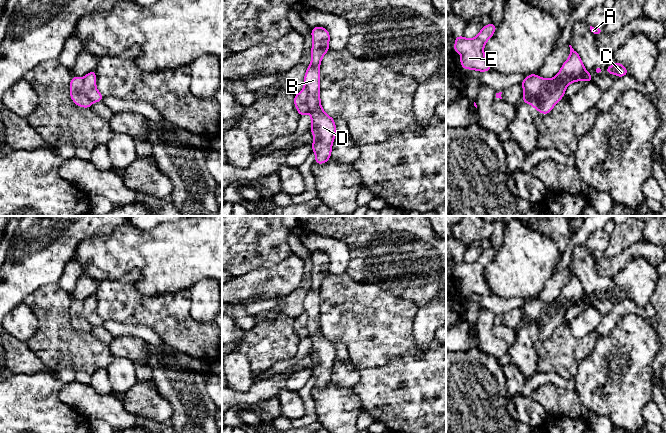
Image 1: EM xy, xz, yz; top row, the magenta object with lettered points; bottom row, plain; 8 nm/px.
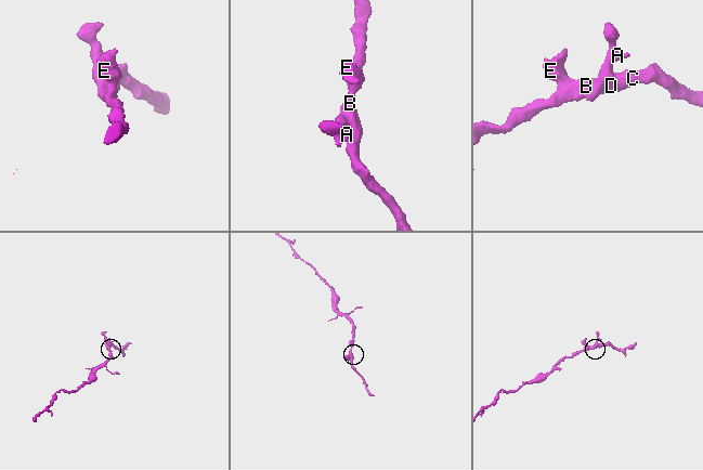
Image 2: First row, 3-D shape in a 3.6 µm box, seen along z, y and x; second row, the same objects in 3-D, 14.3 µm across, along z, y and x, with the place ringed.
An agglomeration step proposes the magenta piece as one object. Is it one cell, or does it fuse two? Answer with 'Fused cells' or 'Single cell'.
Fused cells

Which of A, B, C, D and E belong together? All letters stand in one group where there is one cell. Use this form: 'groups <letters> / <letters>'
groups A / B C D E

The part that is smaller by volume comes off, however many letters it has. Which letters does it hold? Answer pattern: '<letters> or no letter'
A

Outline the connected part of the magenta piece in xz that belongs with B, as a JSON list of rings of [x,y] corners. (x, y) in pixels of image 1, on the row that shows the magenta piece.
[[[317,26],[312,28],[311,36],[311,63],[304,75],[304,88],[308,93],[307,105],[311,115],[311,133],[314,136],[312,150],[315,153],[315,163],[324,164],[331,158],[336,136],[335,121],[325,113],[320,101],[320,63],[324,54],[329,51],[330,33],[327,29]]]

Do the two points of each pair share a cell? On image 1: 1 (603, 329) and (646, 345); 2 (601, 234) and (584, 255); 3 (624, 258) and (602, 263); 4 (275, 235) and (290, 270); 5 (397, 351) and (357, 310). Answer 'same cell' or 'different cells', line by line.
1: different cells
2: different cells
3: same cell
4: different cells
5: same cell

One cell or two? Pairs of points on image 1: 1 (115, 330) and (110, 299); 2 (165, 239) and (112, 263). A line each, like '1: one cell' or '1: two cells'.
1: two cells
2: one cell

